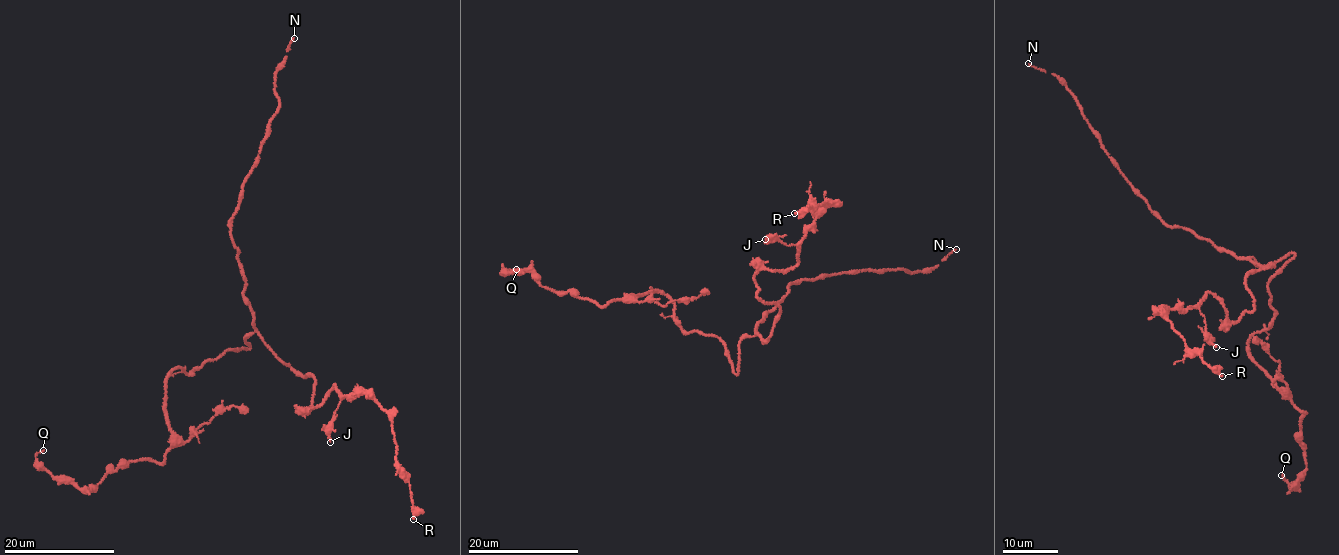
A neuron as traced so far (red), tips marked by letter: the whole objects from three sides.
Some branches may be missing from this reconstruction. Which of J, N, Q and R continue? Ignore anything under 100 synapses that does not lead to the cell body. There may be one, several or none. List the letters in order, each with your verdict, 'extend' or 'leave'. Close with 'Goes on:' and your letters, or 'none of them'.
J: leave
N: extend
Q: leave
R: leave
Goes on: N

